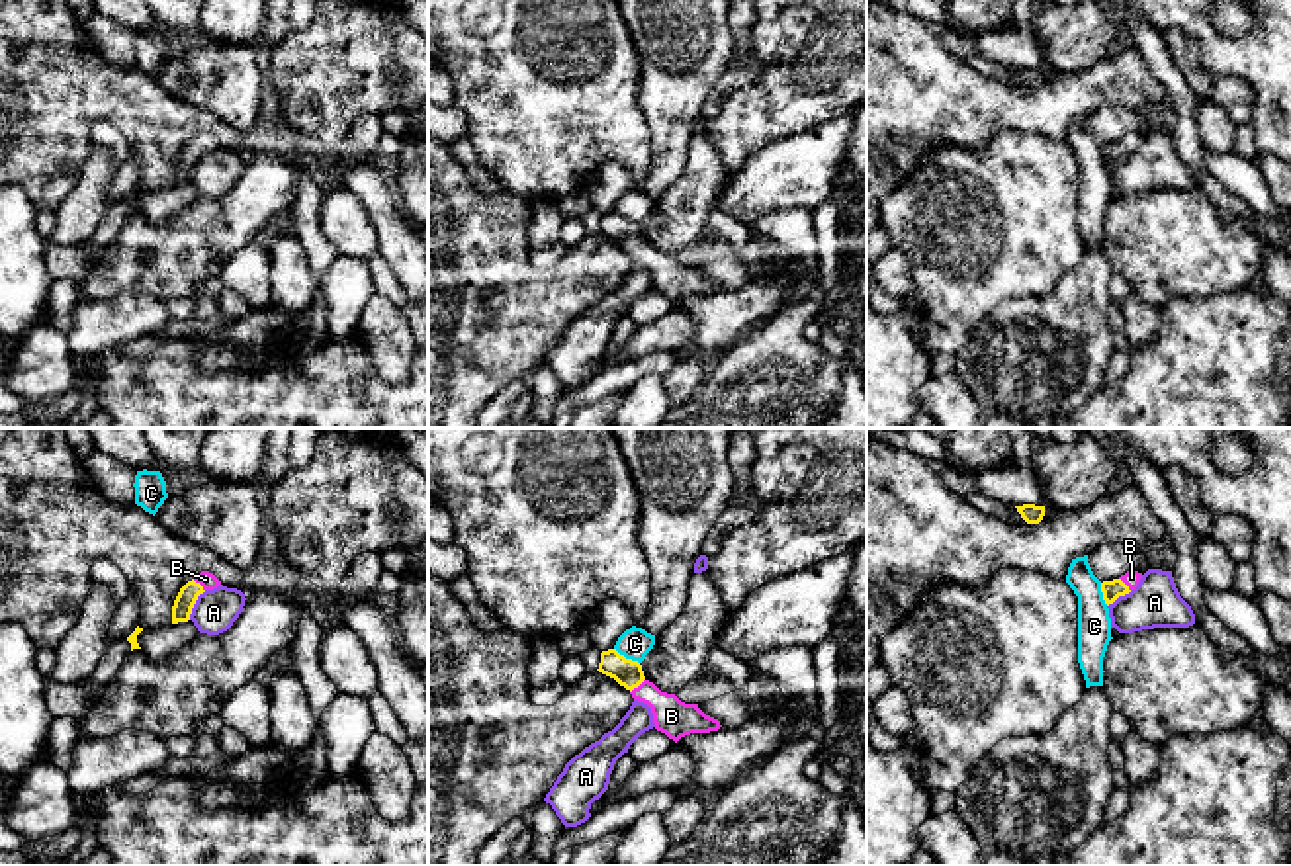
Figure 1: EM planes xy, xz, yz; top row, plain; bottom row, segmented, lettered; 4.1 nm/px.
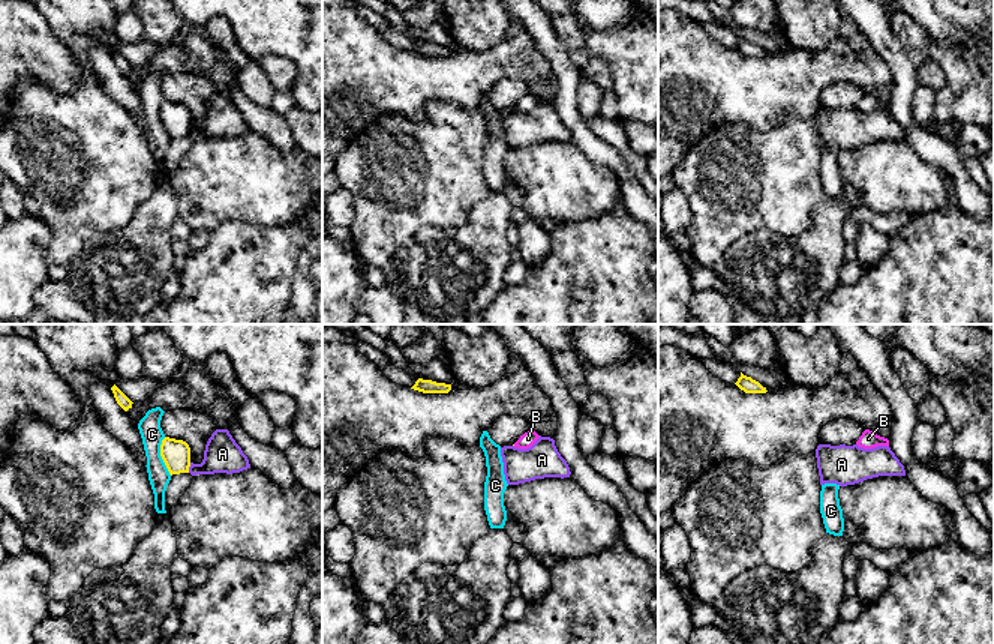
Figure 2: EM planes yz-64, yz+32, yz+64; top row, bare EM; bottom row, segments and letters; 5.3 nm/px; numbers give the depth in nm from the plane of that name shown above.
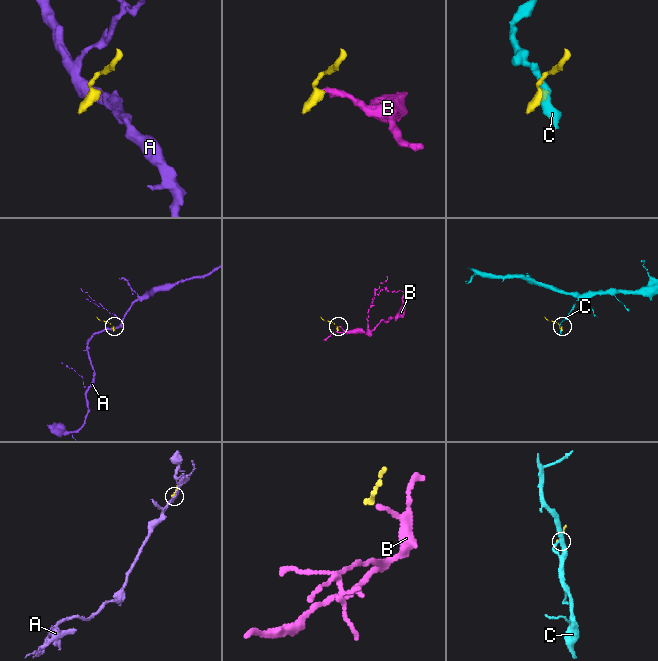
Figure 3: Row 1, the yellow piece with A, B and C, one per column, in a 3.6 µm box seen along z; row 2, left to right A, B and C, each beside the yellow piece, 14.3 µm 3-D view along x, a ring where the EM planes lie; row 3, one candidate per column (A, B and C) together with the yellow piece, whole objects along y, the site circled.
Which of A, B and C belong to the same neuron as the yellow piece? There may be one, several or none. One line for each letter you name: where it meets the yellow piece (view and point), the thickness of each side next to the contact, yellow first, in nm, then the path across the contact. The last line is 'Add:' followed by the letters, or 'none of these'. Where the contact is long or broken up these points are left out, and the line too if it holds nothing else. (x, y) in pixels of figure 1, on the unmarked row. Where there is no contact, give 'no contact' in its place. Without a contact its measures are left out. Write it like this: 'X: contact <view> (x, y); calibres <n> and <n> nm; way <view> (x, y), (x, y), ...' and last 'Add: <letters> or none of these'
B: contact xz (636, 249); calibres 120 and 150 nm; way xz (628, 235), (636, 249), (646, 253), (671, 278)
Add: B

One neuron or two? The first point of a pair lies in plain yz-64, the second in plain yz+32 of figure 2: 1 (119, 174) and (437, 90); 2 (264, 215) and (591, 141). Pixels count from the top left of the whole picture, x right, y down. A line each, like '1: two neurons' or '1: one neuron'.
1: two neurons
2: two neurons

